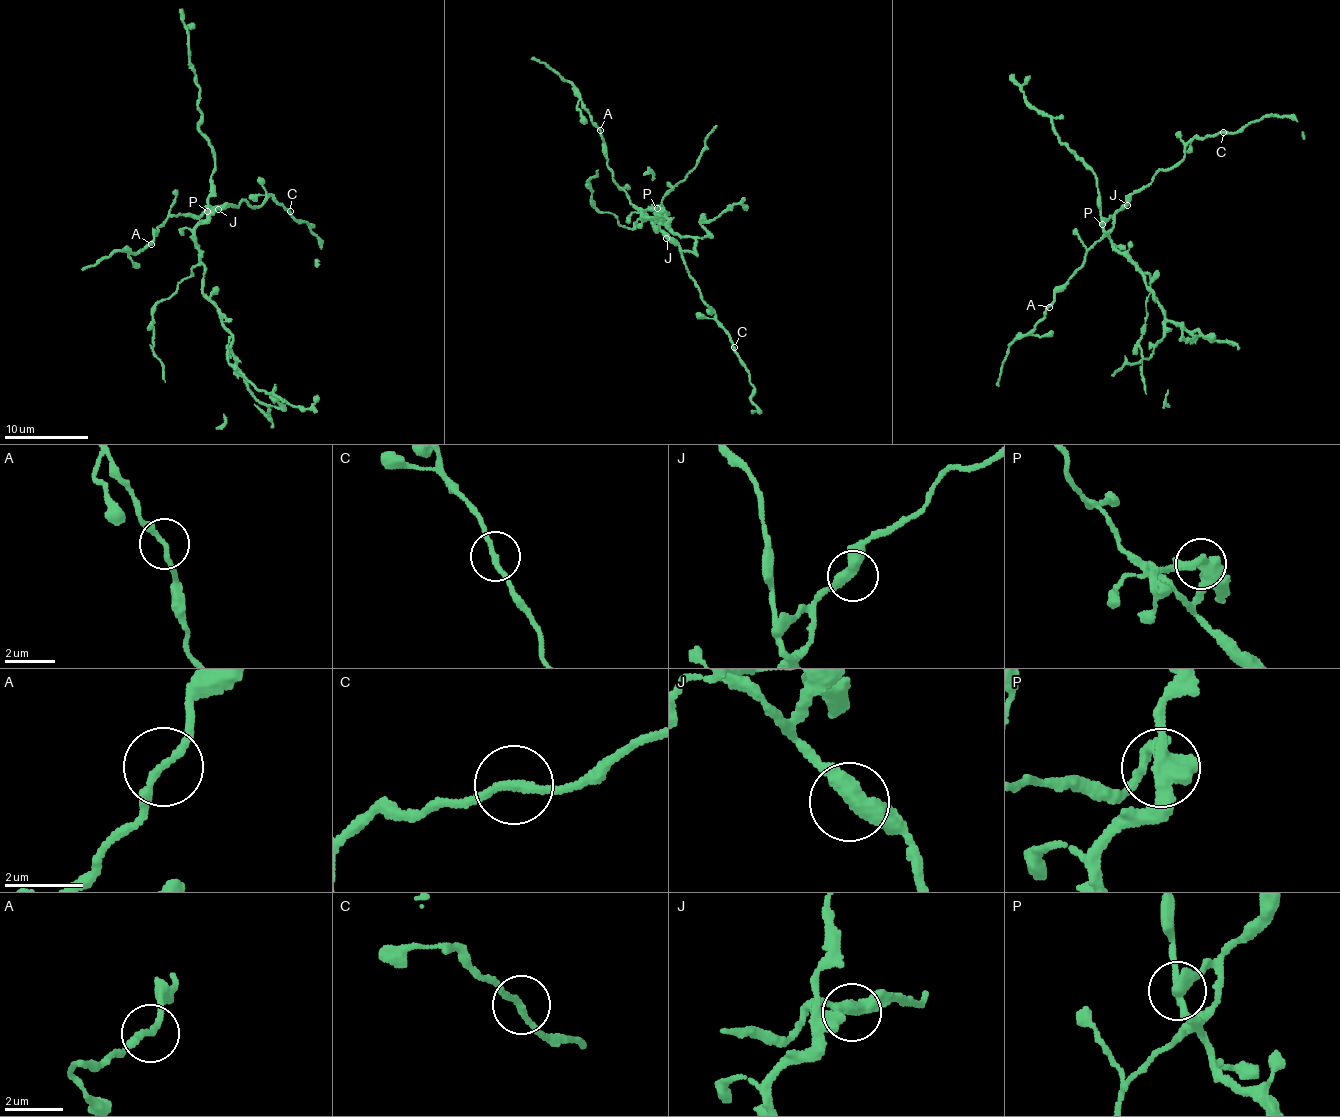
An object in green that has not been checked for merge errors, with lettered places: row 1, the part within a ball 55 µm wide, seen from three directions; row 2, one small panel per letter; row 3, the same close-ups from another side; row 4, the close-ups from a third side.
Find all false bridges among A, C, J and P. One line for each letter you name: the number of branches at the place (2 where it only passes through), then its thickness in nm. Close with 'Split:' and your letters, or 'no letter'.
C: Branches: 2. Thickness 190 nm
P: Branches: 3. Thickness 380 nm
Split: C, P

